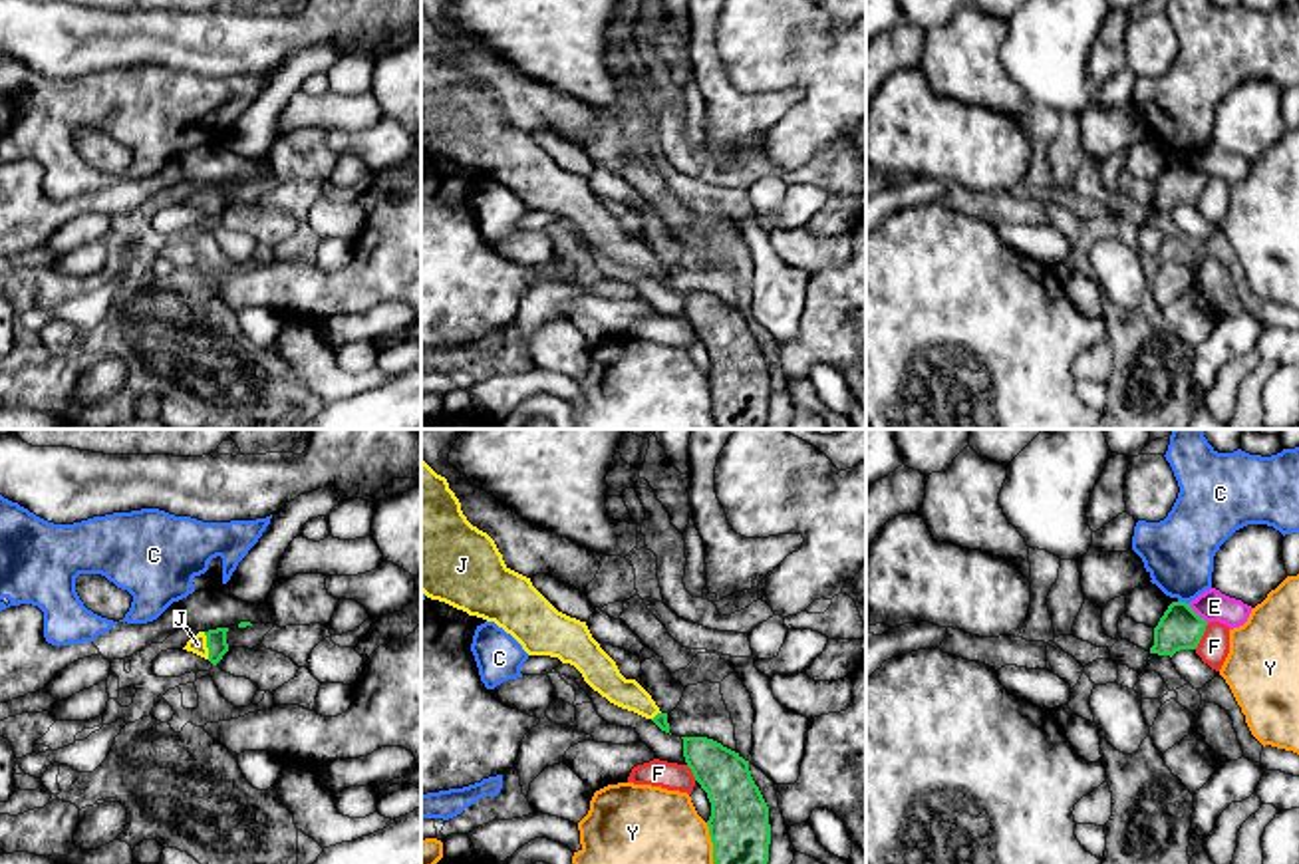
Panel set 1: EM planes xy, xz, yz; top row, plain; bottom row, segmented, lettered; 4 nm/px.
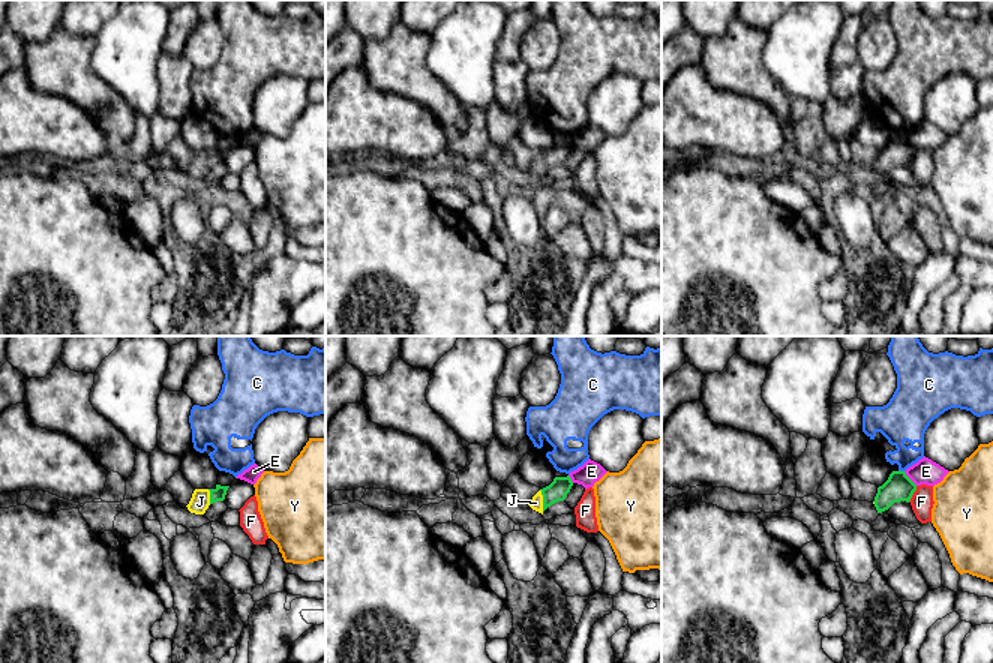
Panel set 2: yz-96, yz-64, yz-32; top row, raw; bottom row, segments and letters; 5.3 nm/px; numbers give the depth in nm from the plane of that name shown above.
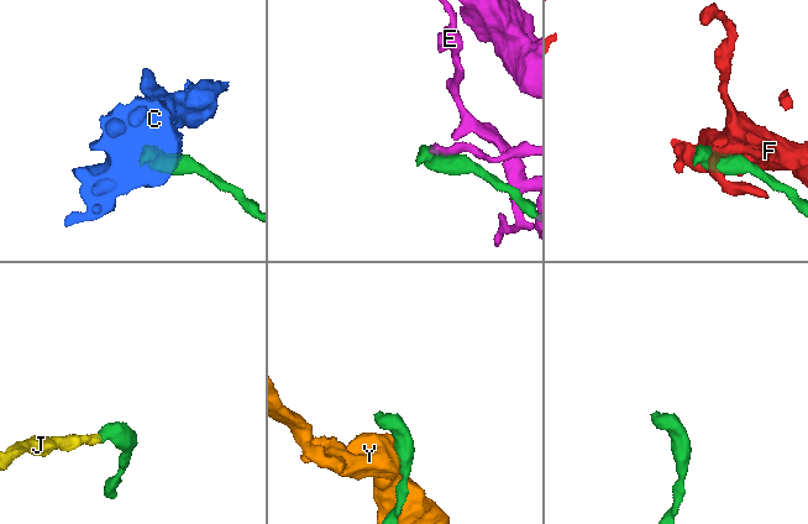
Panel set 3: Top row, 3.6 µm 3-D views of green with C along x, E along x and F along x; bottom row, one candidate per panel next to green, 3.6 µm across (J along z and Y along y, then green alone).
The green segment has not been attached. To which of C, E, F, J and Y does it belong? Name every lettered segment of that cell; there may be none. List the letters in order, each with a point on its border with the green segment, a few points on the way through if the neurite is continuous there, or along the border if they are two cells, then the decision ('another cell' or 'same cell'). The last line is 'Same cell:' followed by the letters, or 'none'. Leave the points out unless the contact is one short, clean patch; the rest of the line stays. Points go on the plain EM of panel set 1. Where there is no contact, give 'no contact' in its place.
C: meets green in yz at (1184, 157); border along yz (1178, 155), (1188, 159); another cell
E: meets green in yz at (1196, 169); border along yz (1188, 159), (1208, 177); another cell
F: meets green in yz at (1202, 189); another cell
J: meets green in xy at (207, 201); runs through xy (217, 199), (207, 201), (197, 199); same cell
Y: meets green in xz at (714, 404); another cell
Same cell: J

